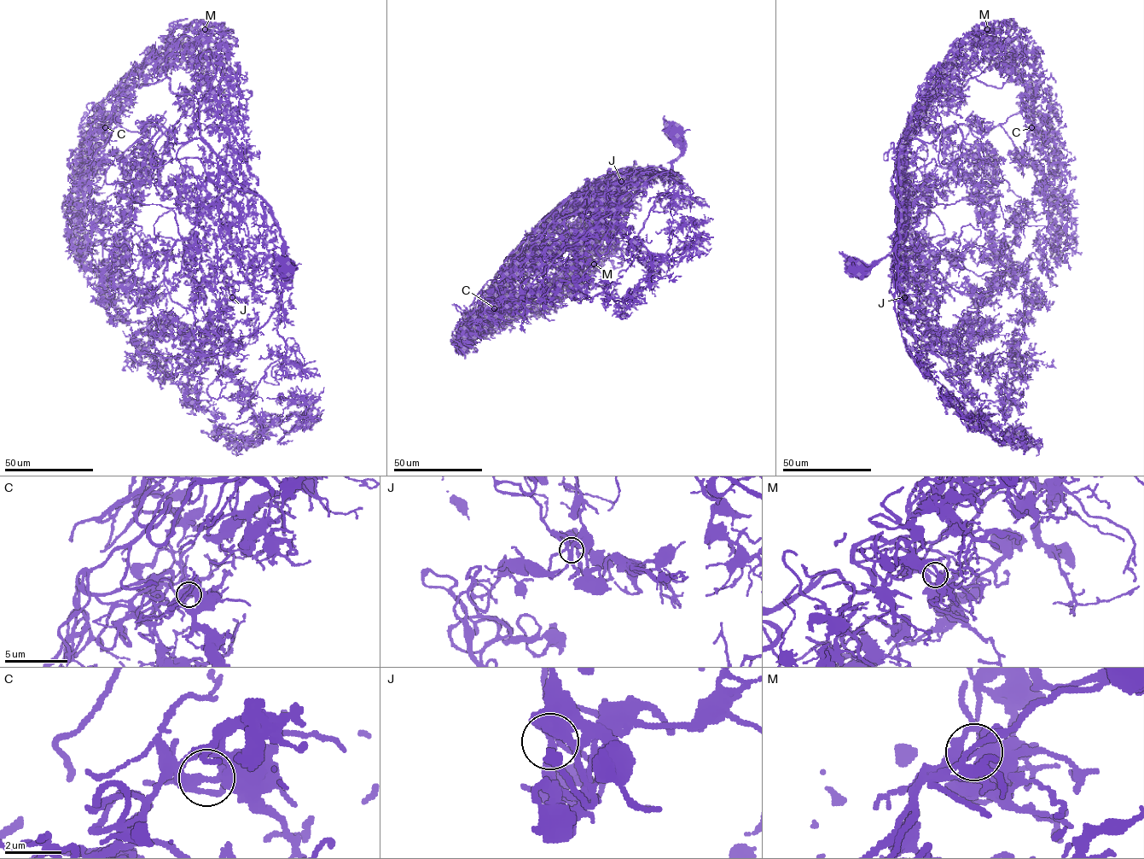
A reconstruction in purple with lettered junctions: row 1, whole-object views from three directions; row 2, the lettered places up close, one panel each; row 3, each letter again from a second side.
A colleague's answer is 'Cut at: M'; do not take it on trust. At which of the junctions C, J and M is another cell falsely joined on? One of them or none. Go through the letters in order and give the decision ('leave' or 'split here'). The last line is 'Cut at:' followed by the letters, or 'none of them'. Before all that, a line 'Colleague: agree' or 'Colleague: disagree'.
Colleague: disagree
C: leave
J: leave
M: leave
Cut at: none of them

